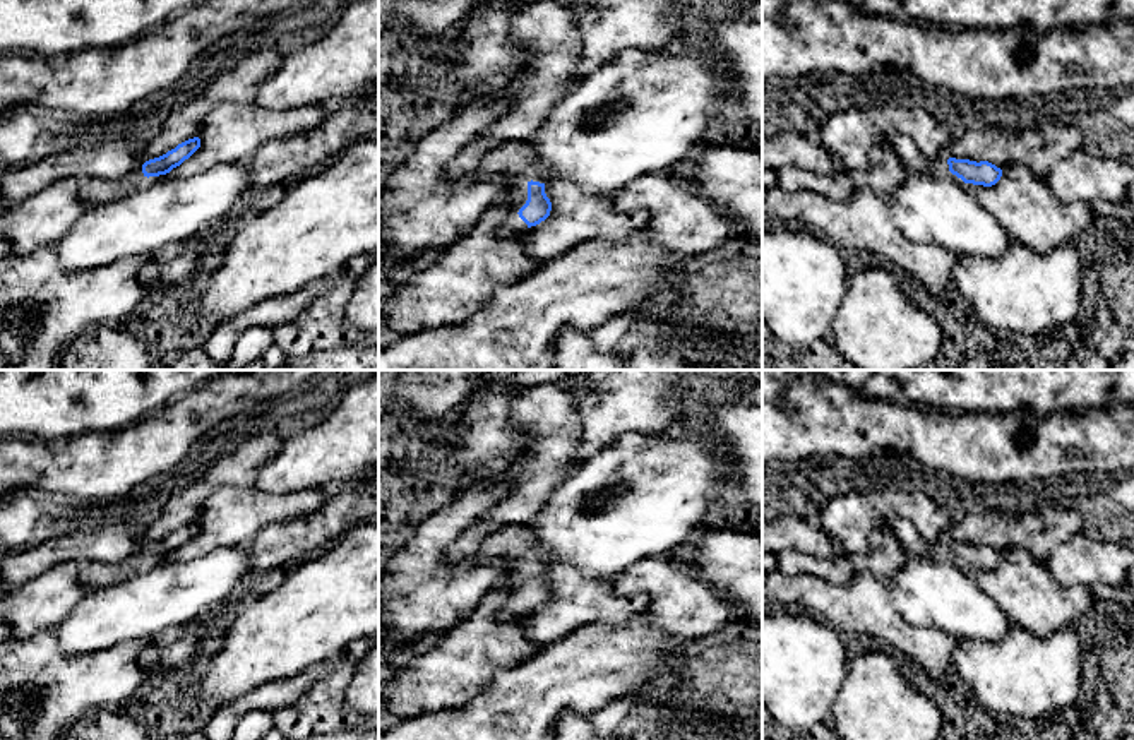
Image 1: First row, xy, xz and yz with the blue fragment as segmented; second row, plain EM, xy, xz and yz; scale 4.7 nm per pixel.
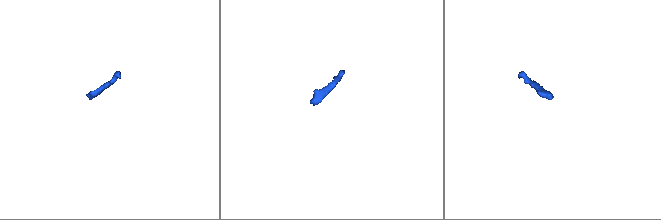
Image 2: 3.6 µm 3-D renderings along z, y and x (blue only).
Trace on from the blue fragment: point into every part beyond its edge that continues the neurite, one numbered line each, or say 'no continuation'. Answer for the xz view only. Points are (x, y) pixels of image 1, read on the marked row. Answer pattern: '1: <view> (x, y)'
1: xz (516, 197)

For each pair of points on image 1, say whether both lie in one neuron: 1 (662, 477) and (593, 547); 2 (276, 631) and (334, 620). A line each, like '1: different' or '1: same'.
1: same
2: same

